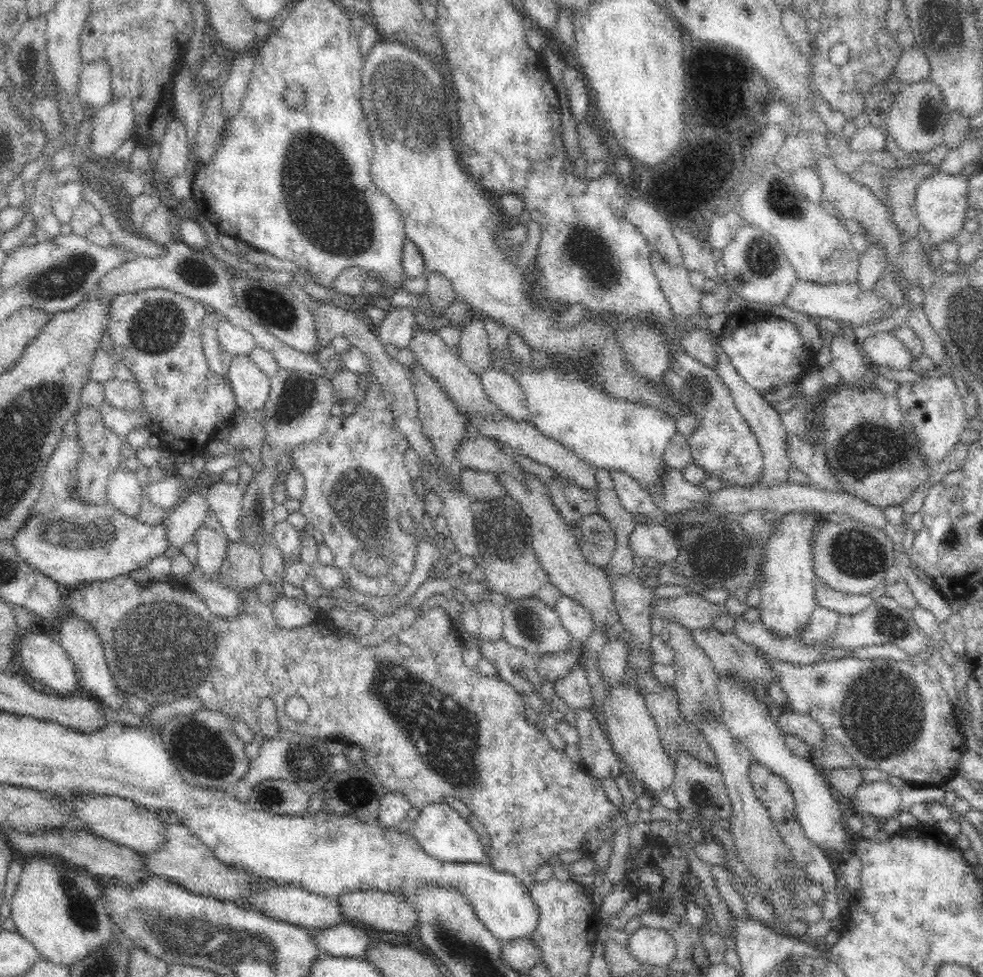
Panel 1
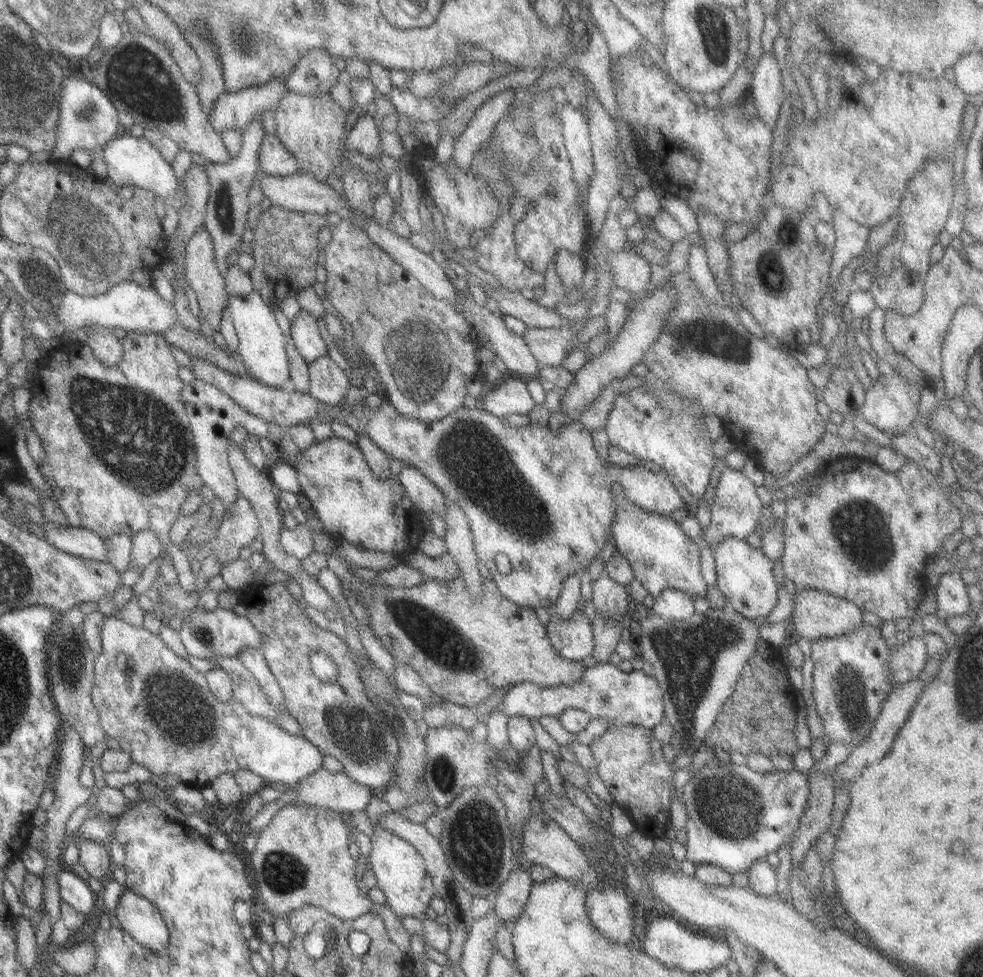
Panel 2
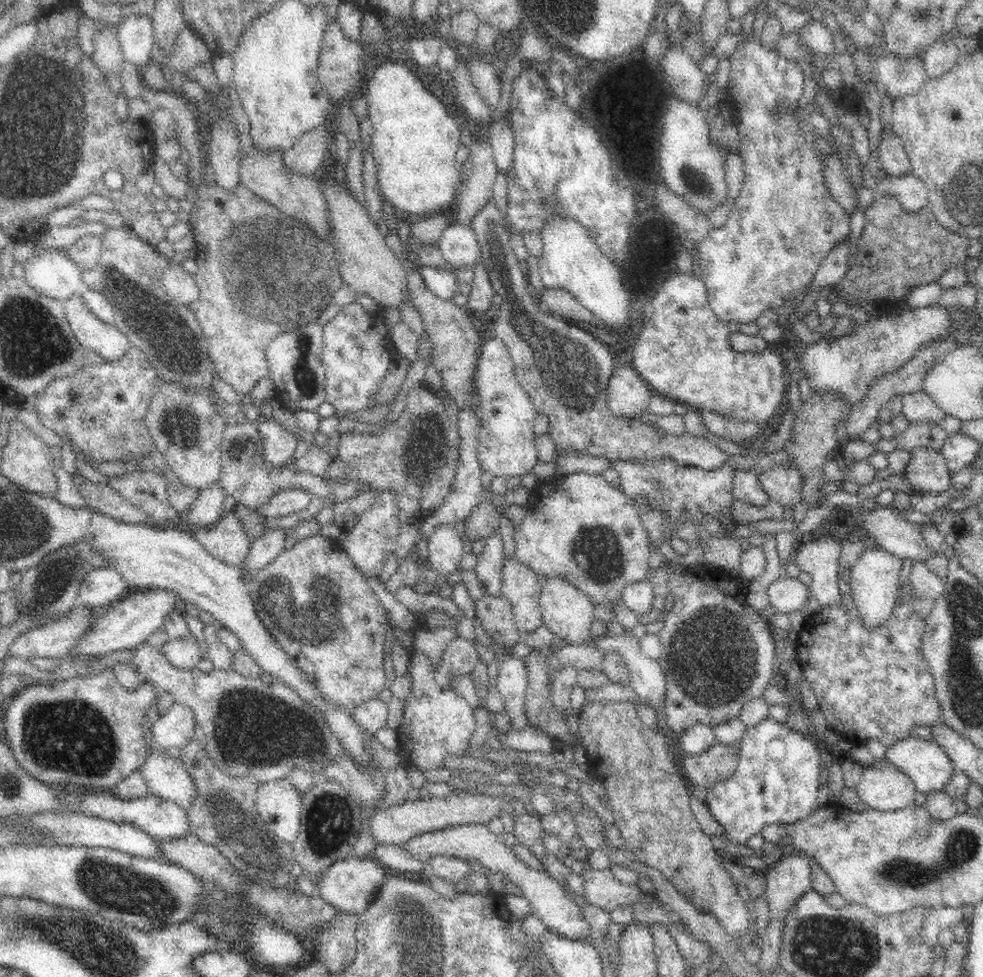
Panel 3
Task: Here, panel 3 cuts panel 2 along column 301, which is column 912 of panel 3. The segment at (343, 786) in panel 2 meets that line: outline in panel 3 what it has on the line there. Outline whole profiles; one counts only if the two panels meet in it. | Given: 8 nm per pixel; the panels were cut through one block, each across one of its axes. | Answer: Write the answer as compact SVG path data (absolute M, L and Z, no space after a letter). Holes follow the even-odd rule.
M885 759L863 770L860 780L857 794L872 810L896 811L915 804L914 782Z

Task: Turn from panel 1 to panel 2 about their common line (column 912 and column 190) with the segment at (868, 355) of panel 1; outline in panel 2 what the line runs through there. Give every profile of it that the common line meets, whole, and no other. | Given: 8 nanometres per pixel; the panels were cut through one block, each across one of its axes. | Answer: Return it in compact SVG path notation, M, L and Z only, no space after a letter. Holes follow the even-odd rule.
M190 357L190 360L192 362L192 368L190 370L192 371L195 379L202 380L206 382L206 384L214 386L218 391L221 391L231 400L234 400L234 402L236 402L236 404L238 404L244 412L248 412L248 414L252 414L252 416L256 416L256 418L265 420L267 423L273 422L274 424L279 424L282 428L289 428L297 424L308 425L310 422L318 421L318 417L320 415L328 415L328 413L330 413L330 415L334 417L332 421L345 424L348 428L351 428L358 437L364 436L370 438L375 446L380 448L382 452L386 453L389 458L394 458L394 460L398 460L398 462L402 463L402 465L412 467L418 471L418 473L422 473L425 478L428 478L430 483L434 483L434 485L445 494L445 497L449 499L450 502L457 504L465 512L472 533L473 549L475 550L477 557L488 567L500 594L518 606L536 609L547 608L550 605L557 605L557 600L562 592L565 578L568 578L573 574L578 575L581 570L587 570L589 568L592 559L599 555L600 550L602 550L602 547L606 544L606 540L608 540L608 532L611 530L613 518L615 517L617 504L614 502L613 494L611 492L611 488L614 487L614 485L620 485L620 487L623 488L624 498L628 502L635 504L638 508L641 508L646 512L670 515L682 506L686 506L686 503L682 500L682 496L678 493L678 490L674 484L670 482L666 475L653 474L650 470L646 470L646 468L641 465L636 465L635 467L619 467L609 462L602 462L602 457L595 449L591 432L586 430L577 420L576 422L570 422L562 426L557 433L550 431L549 427L539 424L530 423L529 425L514 427L510 426L504 419L492 416L475 405L471 407L463 406L459 410L456 410L456 412L448 414L445 418L426 423L400 415L386 400L384 400L382 405L379 408L376 408L376 410L370 409L367 406L356 406L356 403L348 406L348 408L344 406L344 403L336 406L328 406L326 404L322 404L322 402L319 402L318 400L315 400L307 393L298 391L285 392L282 389L274 389L273 387L263 386L263 384L258 383L255 379L252 379L249 376L230 374L210 363L206 363L206 361L202 361L194 357ZM498 554L502 554L508 558L512 566L510 572L502 574L502 572L498 571L494 561L494 558L496 558Z

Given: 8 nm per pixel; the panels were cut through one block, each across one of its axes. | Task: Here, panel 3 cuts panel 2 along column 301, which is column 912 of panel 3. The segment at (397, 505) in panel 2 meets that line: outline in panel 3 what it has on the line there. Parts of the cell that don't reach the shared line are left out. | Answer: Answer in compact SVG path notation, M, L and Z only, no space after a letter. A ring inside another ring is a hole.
M926 447L910 450L910 458L904 474L907 474L911 484L910 489L914 494L941 493L949 489L952 482L941 451Z

